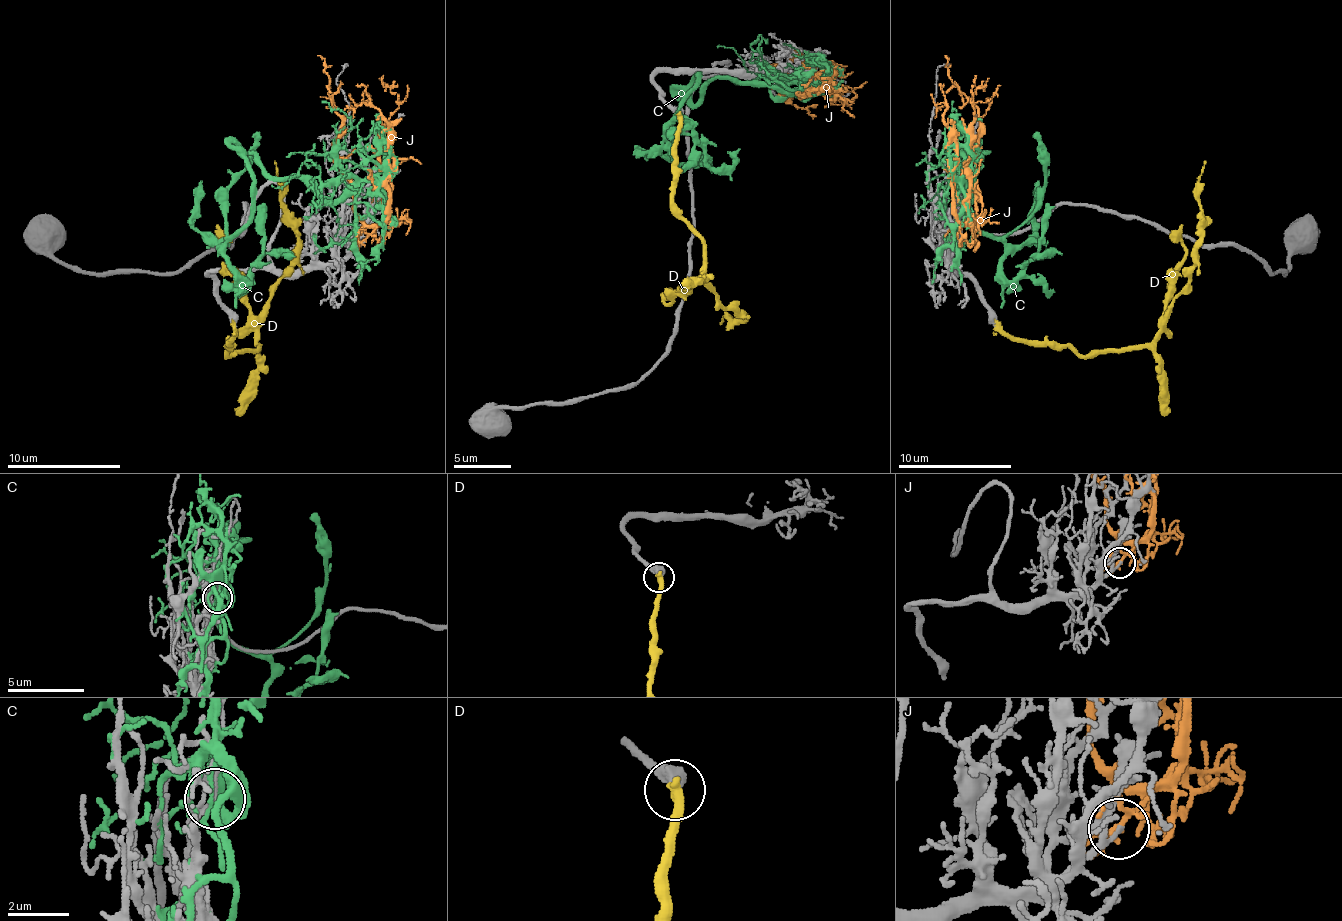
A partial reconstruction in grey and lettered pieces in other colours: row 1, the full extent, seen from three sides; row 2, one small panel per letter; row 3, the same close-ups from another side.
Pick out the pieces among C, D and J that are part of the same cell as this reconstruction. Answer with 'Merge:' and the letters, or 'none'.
Merge: D

